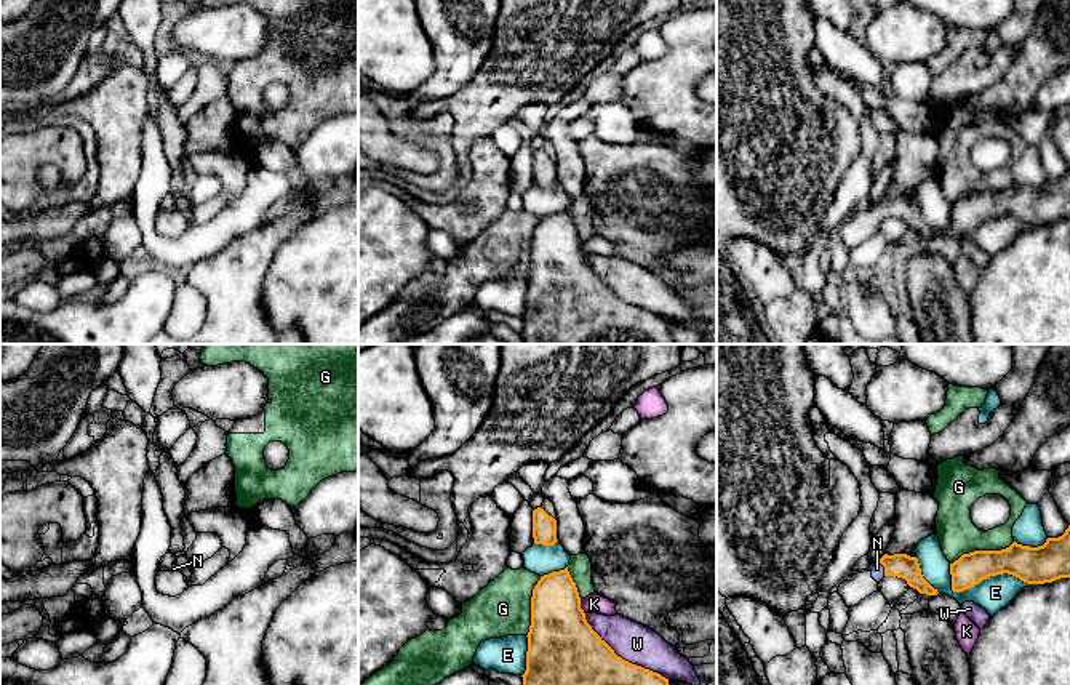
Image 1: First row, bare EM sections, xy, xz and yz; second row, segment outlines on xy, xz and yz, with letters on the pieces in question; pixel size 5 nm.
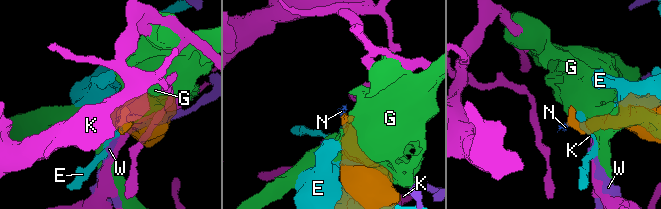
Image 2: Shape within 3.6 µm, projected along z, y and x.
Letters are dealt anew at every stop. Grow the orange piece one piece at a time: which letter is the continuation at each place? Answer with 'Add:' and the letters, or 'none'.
Add: N

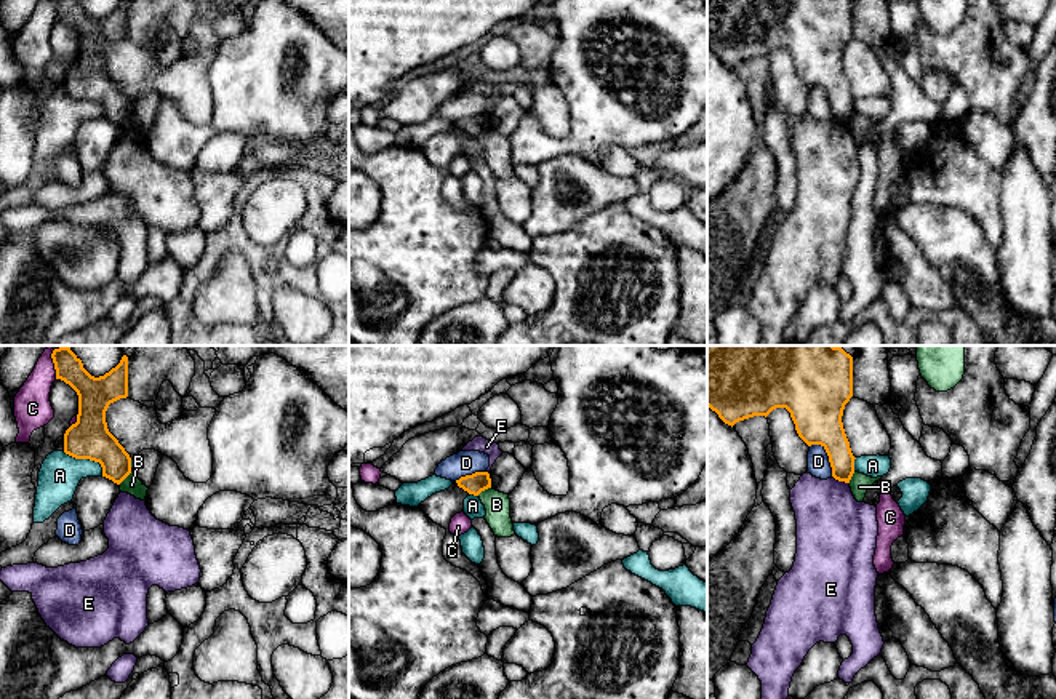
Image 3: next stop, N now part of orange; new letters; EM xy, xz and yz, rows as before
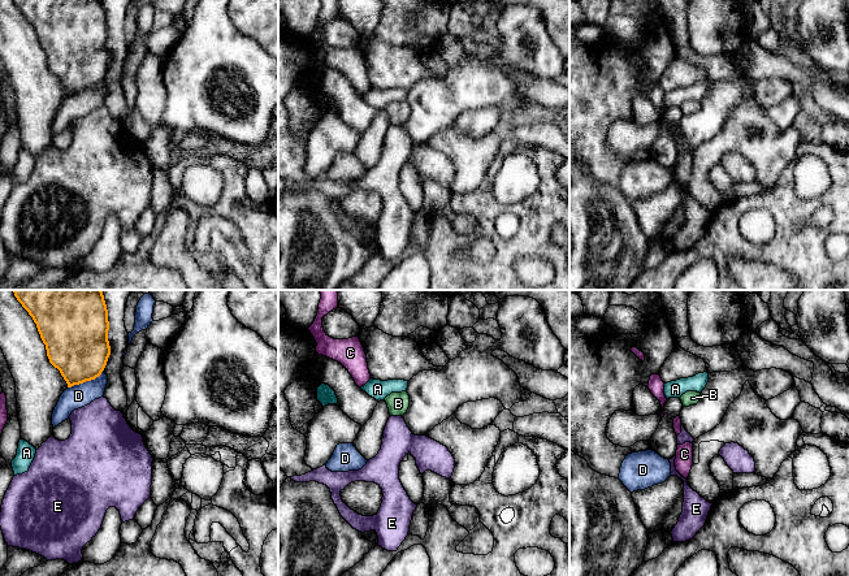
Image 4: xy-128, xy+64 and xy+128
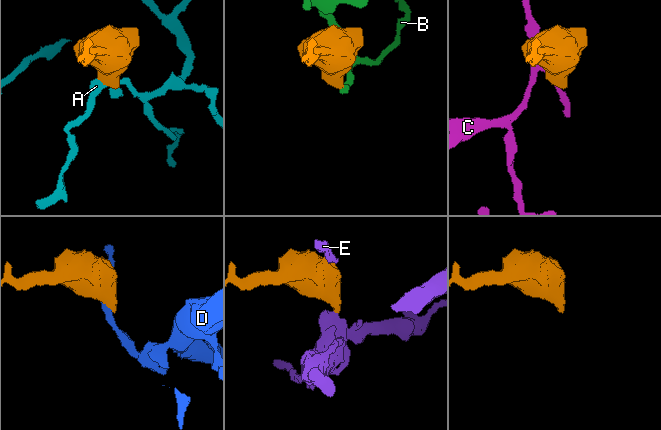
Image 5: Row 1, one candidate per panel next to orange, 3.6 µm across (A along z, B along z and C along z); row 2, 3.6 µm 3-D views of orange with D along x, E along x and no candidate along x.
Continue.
Add: none

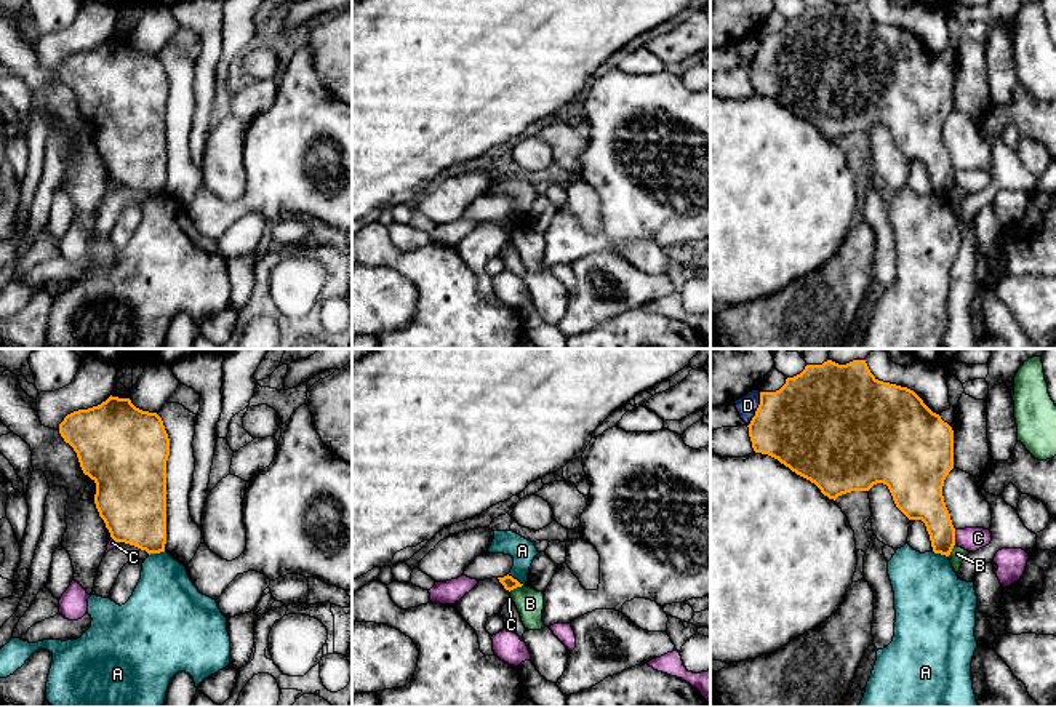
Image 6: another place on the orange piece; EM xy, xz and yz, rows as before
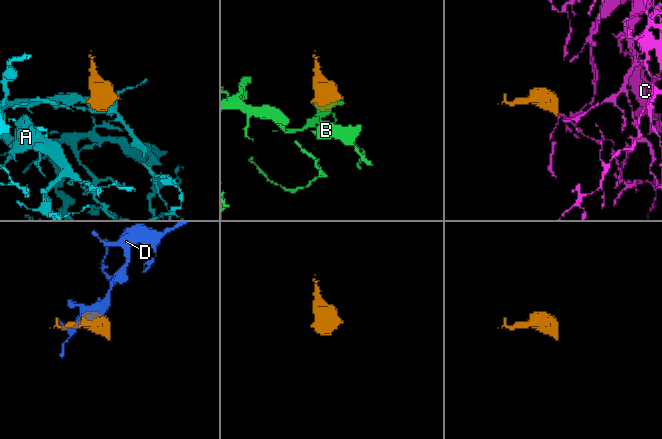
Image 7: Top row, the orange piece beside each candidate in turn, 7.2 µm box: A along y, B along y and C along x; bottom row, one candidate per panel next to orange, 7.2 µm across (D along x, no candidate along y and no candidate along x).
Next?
Add: none

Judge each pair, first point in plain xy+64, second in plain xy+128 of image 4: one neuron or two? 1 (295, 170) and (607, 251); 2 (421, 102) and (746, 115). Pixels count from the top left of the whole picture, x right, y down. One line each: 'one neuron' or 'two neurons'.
1: two neurons
2: two neurons

